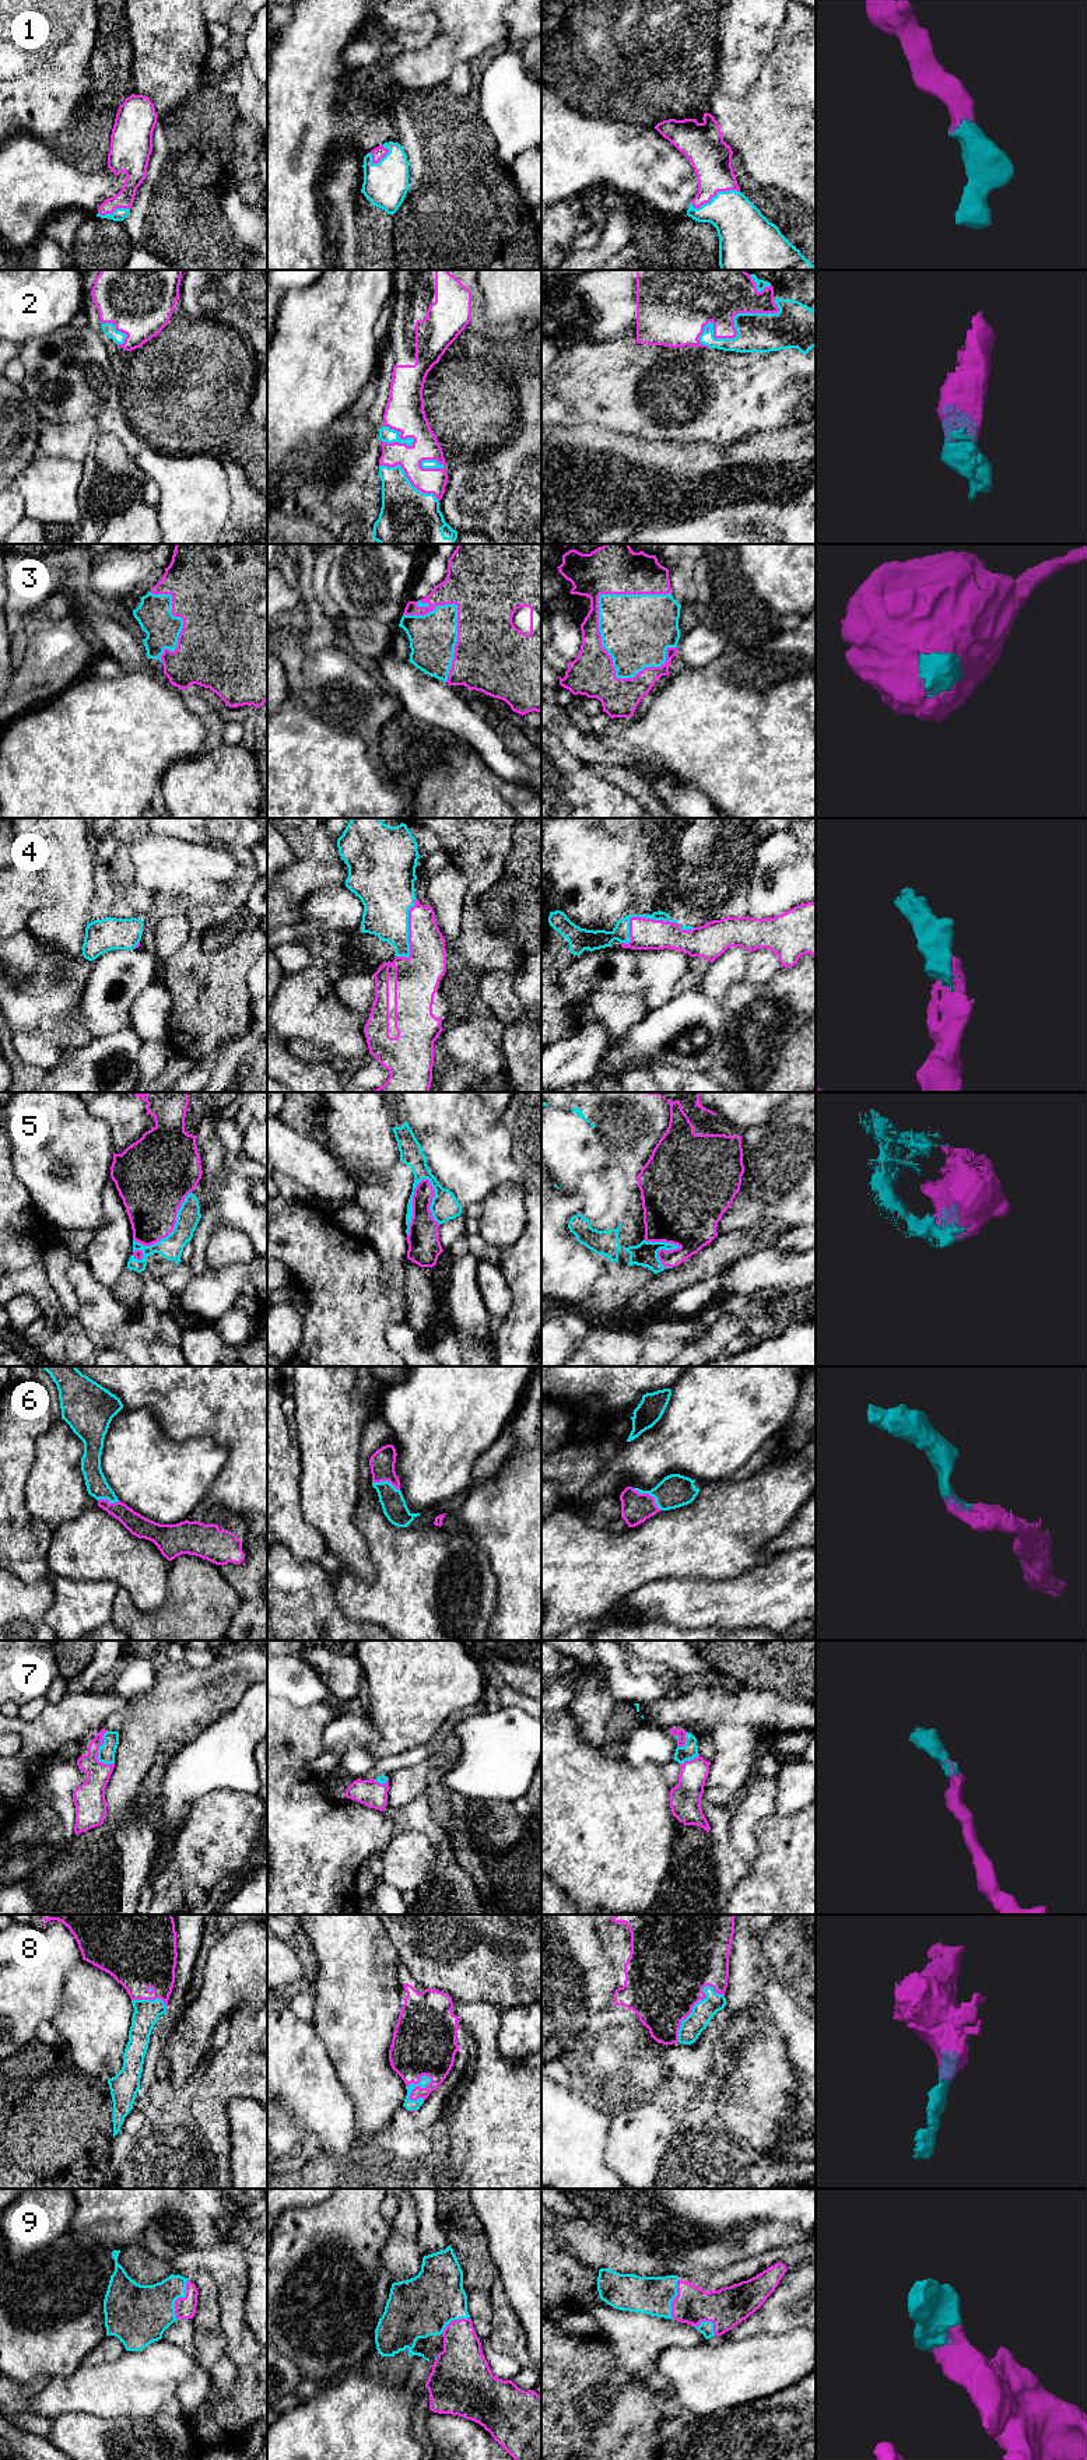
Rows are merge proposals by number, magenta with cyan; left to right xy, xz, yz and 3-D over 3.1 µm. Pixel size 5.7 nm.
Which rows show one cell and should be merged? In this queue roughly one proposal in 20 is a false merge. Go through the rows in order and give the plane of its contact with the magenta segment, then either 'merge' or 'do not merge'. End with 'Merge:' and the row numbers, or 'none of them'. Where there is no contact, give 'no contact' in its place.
1: meets magenta in yz; merge
2: meets magenta in yz; merge
3: meets magenta in yz; merge
4: meets magenta in yz; merge
5: meets magenta in xz; merge
6: meets magenta in yz; merge
7: meets magenta in xy; merge
8: meets magenta in yz; merge
9: meets magenta in xy; merge
Merge: 1, 2, 3, 4, 5, 6, 7, 8, 9

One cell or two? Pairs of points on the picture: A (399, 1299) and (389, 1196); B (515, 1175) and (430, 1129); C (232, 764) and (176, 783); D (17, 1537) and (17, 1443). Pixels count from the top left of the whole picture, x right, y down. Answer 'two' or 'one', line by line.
A: one
B: one
C: one
D: one

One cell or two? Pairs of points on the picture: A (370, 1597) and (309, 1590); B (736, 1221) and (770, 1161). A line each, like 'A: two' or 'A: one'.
A: two
B: one

